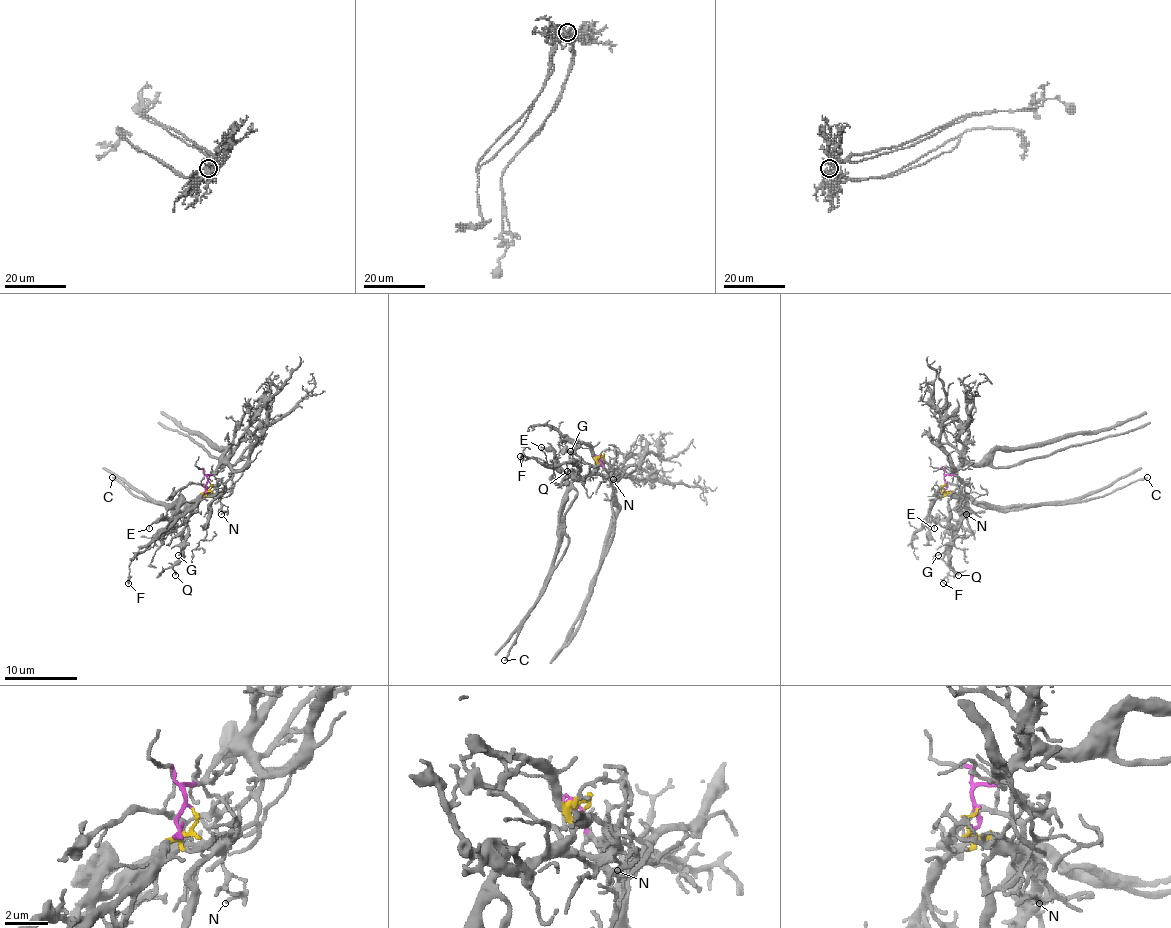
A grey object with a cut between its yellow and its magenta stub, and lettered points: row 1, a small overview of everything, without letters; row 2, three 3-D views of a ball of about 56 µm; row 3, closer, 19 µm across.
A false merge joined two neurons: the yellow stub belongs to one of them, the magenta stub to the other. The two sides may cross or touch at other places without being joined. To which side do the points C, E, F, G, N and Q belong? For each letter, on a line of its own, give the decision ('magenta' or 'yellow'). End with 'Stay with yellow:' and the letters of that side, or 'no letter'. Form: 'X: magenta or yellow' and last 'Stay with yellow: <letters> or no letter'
C: yellow
E: yellow
F: yellow
G: yellow
N: yellow
Q: yellow
Stay with yellow: C, E, F, G, N, Q

